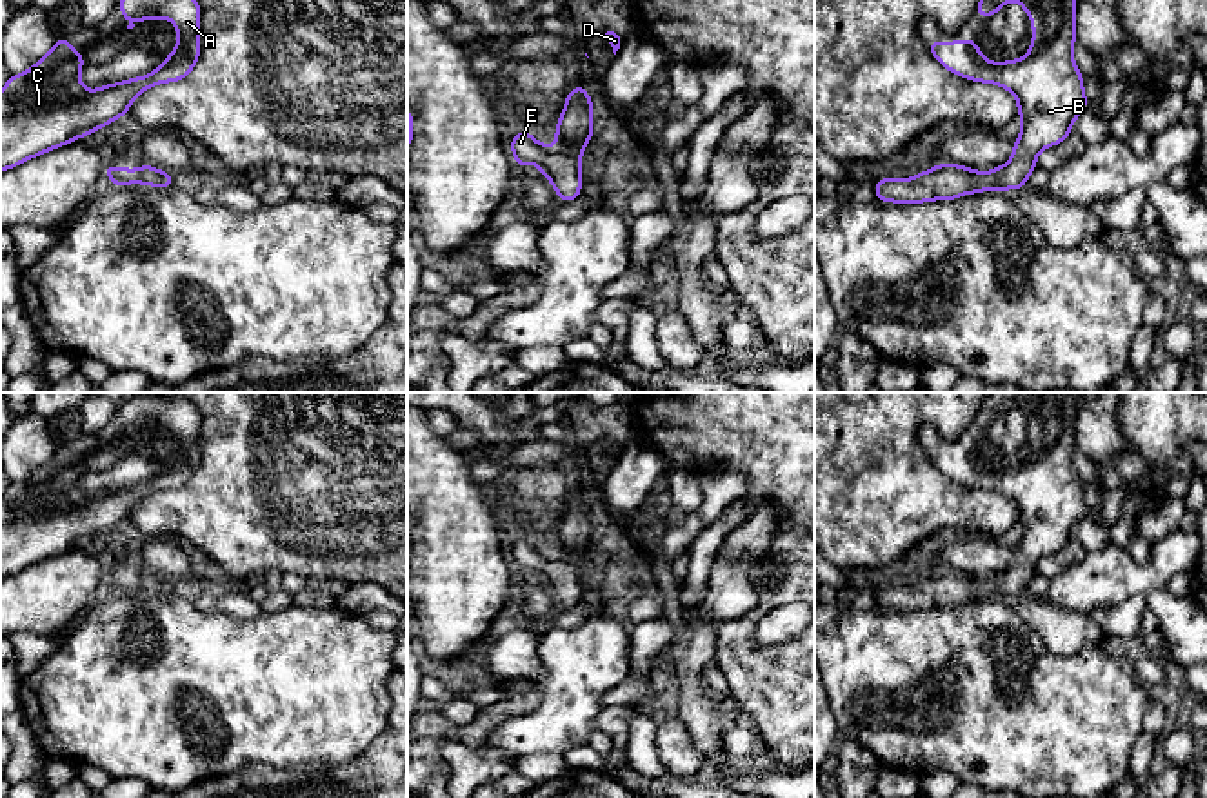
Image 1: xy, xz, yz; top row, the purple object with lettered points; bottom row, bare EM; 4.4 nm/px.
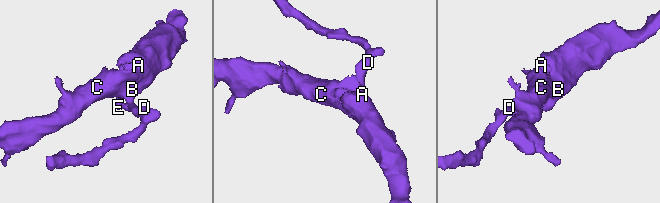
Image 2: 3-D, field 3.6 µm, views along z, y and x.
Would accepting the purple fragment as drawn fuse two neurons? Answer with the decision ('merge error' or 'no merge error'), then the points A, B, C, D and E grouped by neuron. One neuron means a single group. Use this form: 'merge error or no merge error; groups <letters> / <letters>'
no merge error; groups A B C D E

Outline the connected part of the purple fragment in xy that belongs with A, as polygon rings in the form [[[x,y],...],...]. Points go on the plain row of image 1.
[[[136,393],[118,411],[118,425],[129,425],[127,436],[135,427],[173,427],[180,444],[176,456],[145,484],[87,498],[78,485],[84,460],[58,445],[29,478],[11,482],[0,500],[0,580],[127,524],[140,500],[193,478],[200,465],[200,411],[193,402]]]

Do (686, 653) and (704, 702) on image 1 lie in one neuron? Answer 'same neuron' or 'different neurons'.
same neuron

